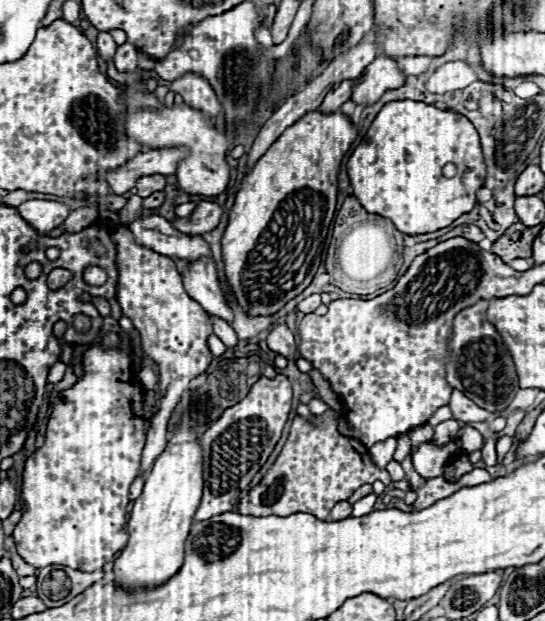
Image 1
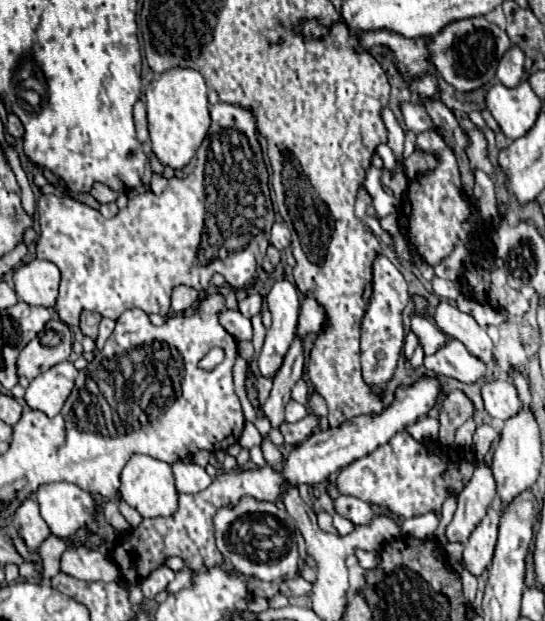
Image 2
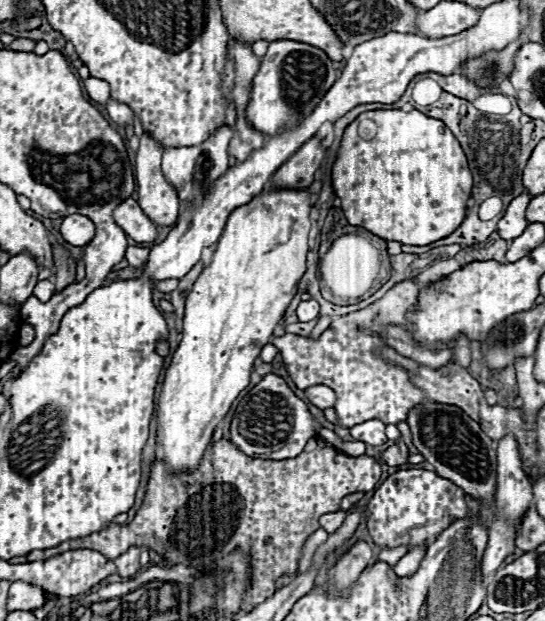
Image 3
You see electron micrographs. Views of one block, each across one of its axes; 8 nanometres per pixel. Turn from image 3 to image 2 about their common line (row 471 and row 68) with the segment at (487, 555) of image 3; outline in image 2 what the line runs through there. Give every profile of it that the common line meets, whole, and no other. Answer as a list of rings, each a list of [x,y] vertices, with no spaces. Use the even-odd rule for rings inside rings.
[[[510,46],[510,50],[502,56],[496,78],[508,88],[518,86],[524,80],[524,52],[518,46]]]

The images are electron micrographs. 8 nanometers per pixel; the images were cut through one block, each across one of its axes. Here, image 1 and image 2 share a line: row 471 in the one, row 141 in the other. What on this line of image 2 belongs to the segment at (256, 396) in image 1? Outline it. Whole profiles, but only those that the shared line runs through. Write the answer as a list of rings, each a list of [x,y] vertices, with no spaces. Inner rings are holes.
[[[226,102],[210,106],[210,116],[212,126],[196,152],[196,168],[184,178],[170,178],[160,196],[148,190],[130,198],[128,206],[114,218],[104,218],[98,210],[72,198],[58,198],[54,194],[42,194],[38,198],[38,222],[42,232],[36,242],[36,256],[54,262],[62,272],[60,296],[54,306],[62,322],[78,324],[82,310],[118,320],[118,316],[130,308],[166,318],[170,314],[170,296],[176,286],[184,284],[198,292],[206,292],[216,272],[236,290],[252,286],[252,280],[256,280],[260,272],[260,262],[266,256],[270,228],[274,224],[268,170],[258,144],[256,120],[248,108]]]

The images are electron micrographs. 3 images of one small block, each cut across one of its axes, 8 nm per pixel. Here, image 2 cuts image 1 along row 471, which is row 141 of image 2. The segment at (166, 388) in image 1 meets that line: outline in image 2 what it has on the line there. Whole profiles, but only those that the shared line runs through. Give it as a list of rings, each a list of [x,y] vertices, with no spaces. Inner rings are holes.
[[[142,100],[136,102],[134,106],[134,124],[136,124],[136,132],[138,132],[138,140],[140,142],[148,142],[148,122],[146,122],[146,106]]]

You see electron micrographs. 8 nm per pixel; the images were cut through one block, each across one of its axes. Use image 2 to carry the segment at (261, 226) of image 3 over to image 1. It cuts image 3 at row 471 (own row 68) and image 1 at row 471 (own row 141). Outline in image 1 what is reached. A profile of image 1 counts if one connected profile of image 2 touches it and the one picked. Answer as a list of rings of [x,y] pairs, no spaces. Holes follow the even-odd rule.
[[[188,414],[174,426],[174,436],[168,440],[164,452],[154,460],[152,472],[144,482],[144,492],[134,500],[128,520],[130,540],[114,562],[114,580],[128,588],[158,586],[172,578],[184,560],[184,542],[188,538],[192,518],[202,500],[202,446],[198,434],[186,422]]]

